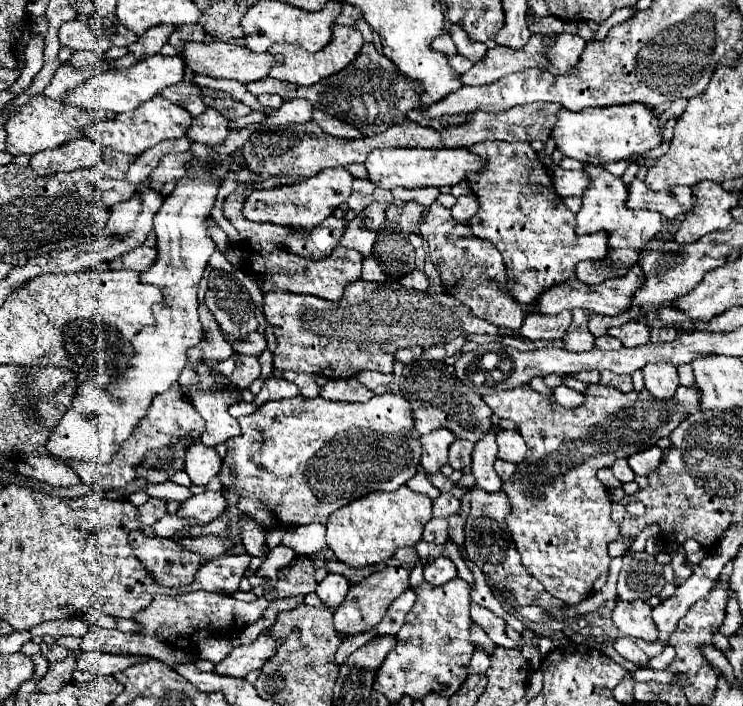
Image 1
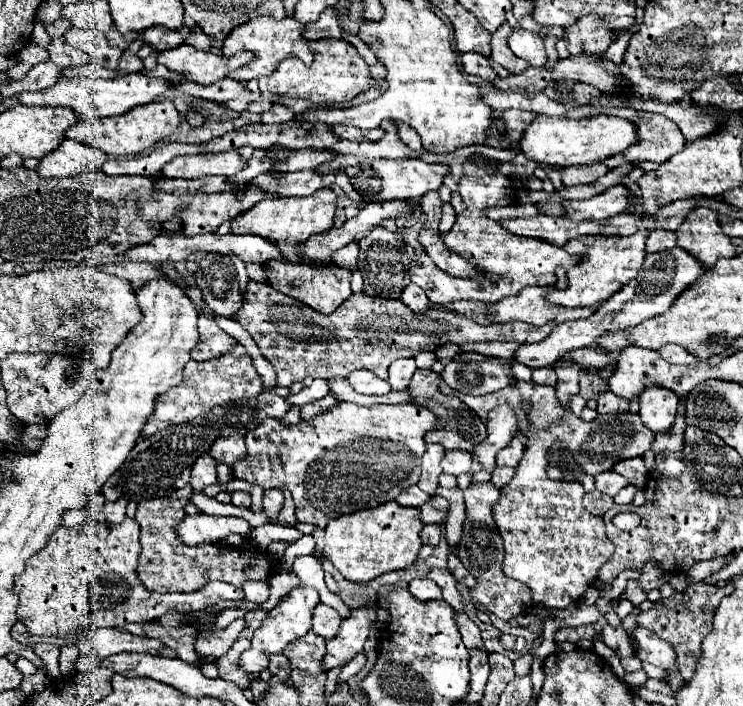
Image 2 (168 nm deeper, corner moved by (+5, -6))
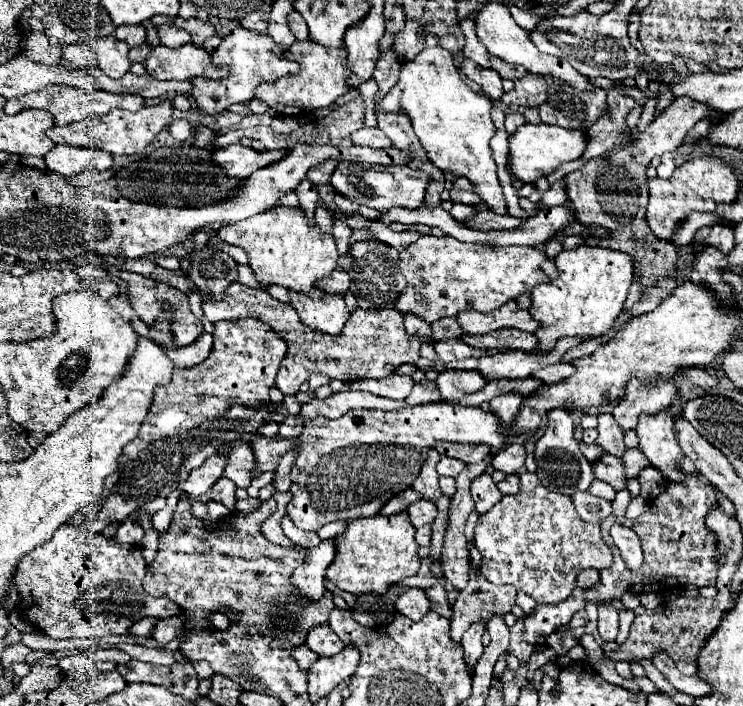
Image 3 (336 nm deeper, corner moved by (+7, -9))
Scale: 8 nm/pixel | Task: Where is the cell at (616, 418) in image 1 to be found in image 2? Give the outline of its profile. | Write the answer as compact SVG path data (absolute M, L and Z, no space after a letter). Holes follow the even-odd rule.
M519 381L515 387L509 385L497 393L487 393L483 397L457 395L473 413L487 417L489 409L497 405L513 405L517 409L519 429L529 439L529 447L517 467L515 477L509 485L501 489L501 497L493 507L493 519L503 539L503 567L507 577L525 583L531 589L533 601L547 607L565 609L577 603L587 587L597 579L597 571L613 557L613 543L605 535L605 525L601 517L591 515L581 499L583 489L575 481L549 481L547 477L547 453L553 441L565 441L569 453L579 455L579 463L589 475L609 471L617 461L641 457L655 439L645 425L641 425L639 415L599 415L595 421L587 423L573 413L561 411L557 405L553 387L543 387L535 383ZM523 403L531 403L531 411L523 411Z

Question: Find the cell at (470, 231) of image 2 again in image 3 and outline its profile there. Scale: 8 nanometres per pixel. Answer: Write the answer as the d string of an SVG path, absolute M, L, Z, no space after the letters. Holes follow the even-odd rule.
M421 236L415 244L411 244L407 250L399 256L399 268L403 276L407 278L407 290L399 296L395 302L395 308L399 312L413 312L421 316L427 322L435 322L445 316L457 316L461 310L479 310L479 312L491 312L499 306L503 306L509 300L515 300L519 292L531 292L537 284L547 282L547 274L543 272L541 264L549 260L549 256L539 248L527 248L527 246L485 246L485 244L465 244L465 242L453 242L449 236Z

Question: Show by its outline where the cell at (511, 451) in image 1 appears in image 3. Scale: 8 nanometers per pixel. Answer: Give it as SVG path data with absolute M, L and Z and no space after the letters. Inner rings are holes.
M513 442L507 448L499 450L491 460L493 468L501 470L505 474L517 474L517 470L523 466L523 462L525 462L525 448L519 442Z

